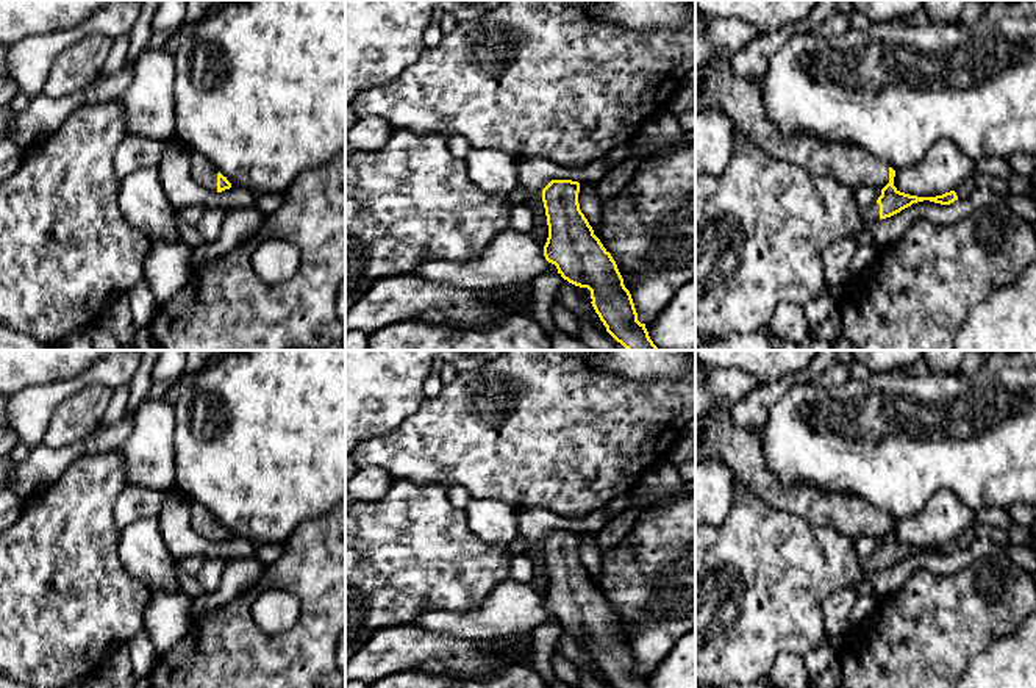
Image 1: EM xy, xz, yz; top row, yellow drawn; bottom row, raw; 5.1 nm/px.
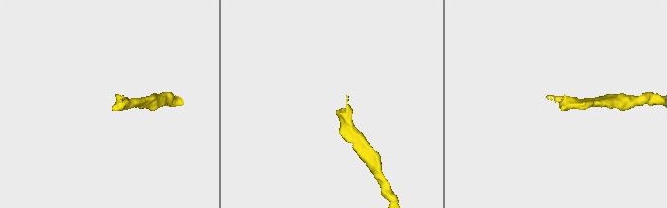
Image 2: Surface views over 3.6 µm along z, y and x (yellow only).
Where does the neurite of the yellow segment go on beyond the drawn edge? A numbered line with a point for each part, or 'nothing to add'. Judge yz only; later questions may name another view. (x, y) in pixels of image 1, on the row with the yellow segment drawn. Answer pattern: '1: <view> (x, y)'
1: yz (741, 100)
2: yz (871, 213)

